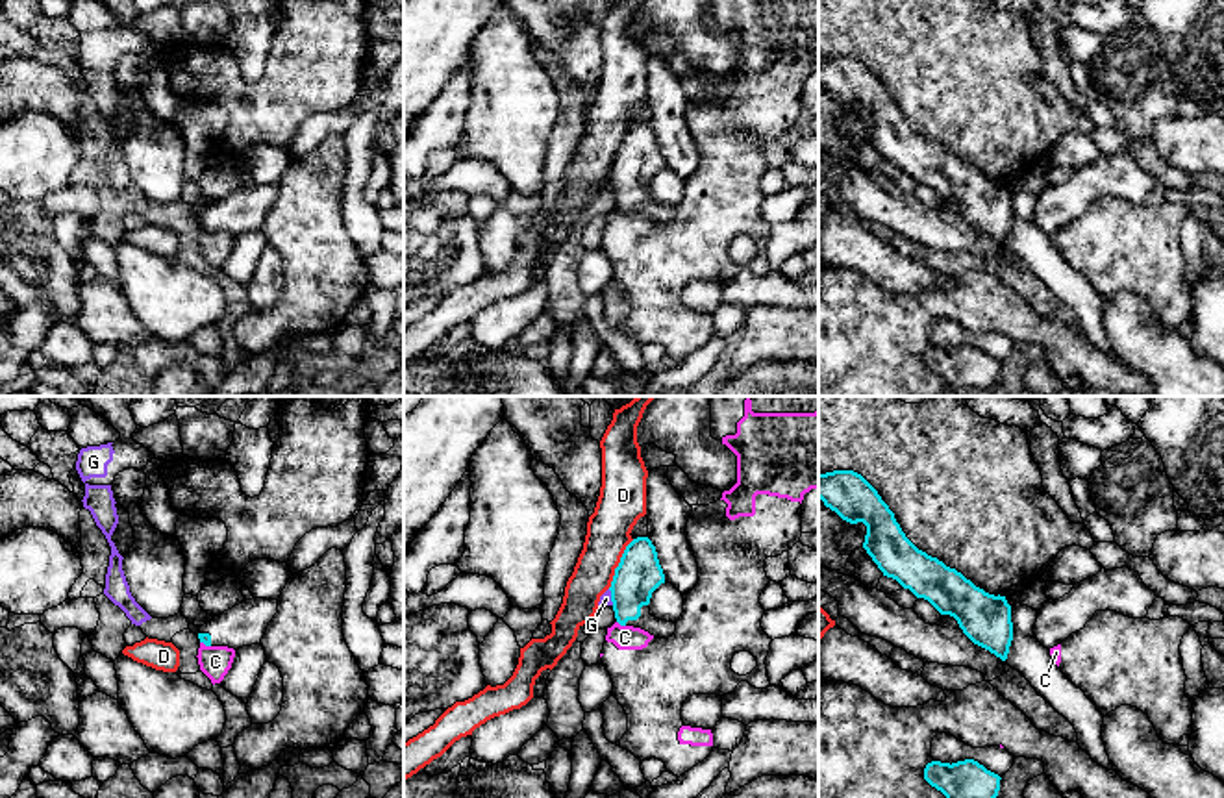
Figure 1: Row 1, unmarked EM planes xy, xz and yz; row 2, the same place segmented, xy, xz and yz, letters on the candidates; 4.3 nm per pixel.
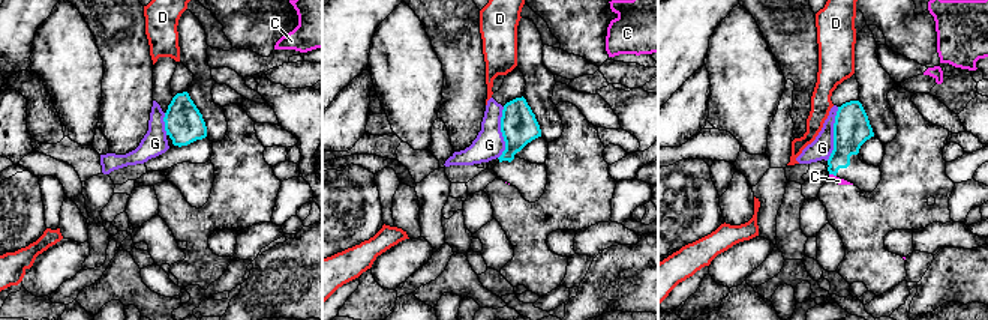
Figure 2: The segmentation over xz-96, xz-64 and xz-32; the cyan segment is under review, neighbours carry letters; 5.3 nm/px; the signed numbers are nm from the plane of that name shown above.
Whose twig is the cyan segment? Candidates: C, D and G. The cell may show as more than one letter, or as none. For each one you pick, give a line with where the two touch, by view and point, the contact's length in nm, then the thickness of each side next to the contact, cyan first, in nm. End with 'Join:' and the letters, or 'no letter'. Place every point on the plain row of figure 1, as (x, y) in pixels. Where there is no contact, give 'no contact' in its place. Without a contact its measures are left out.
Join: no letter

